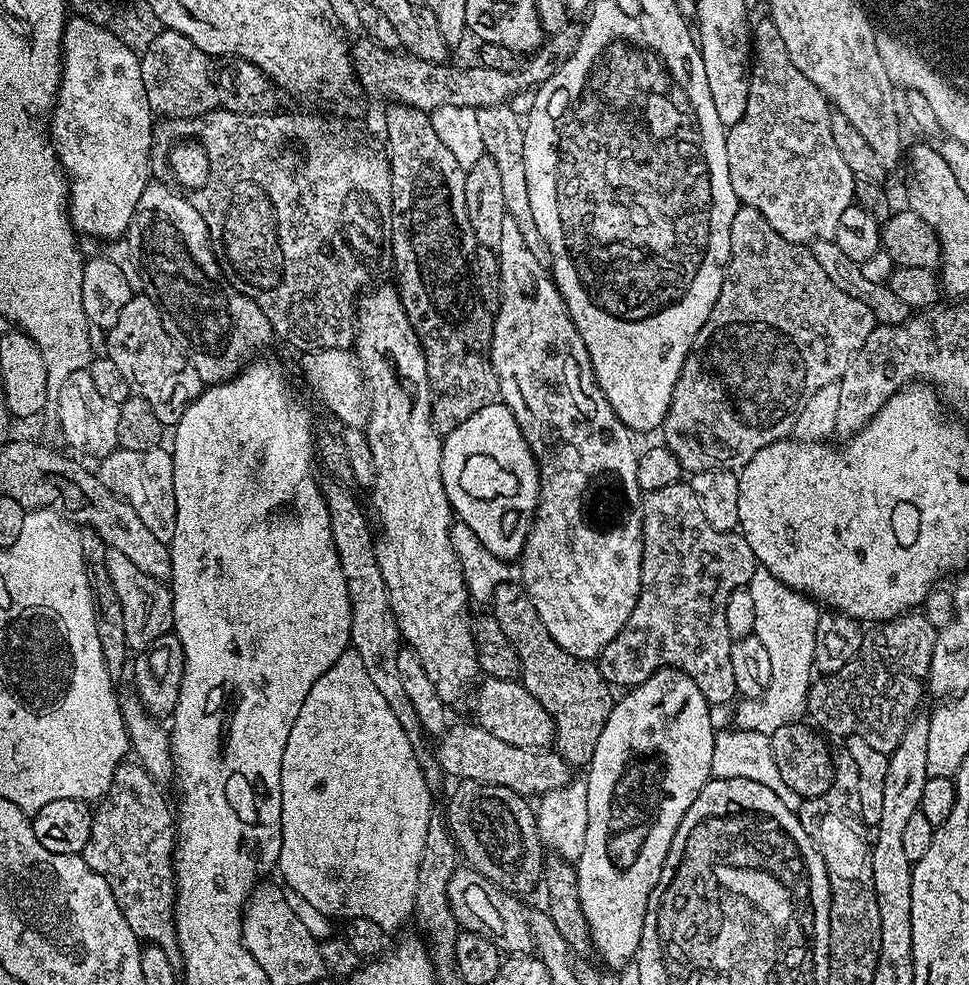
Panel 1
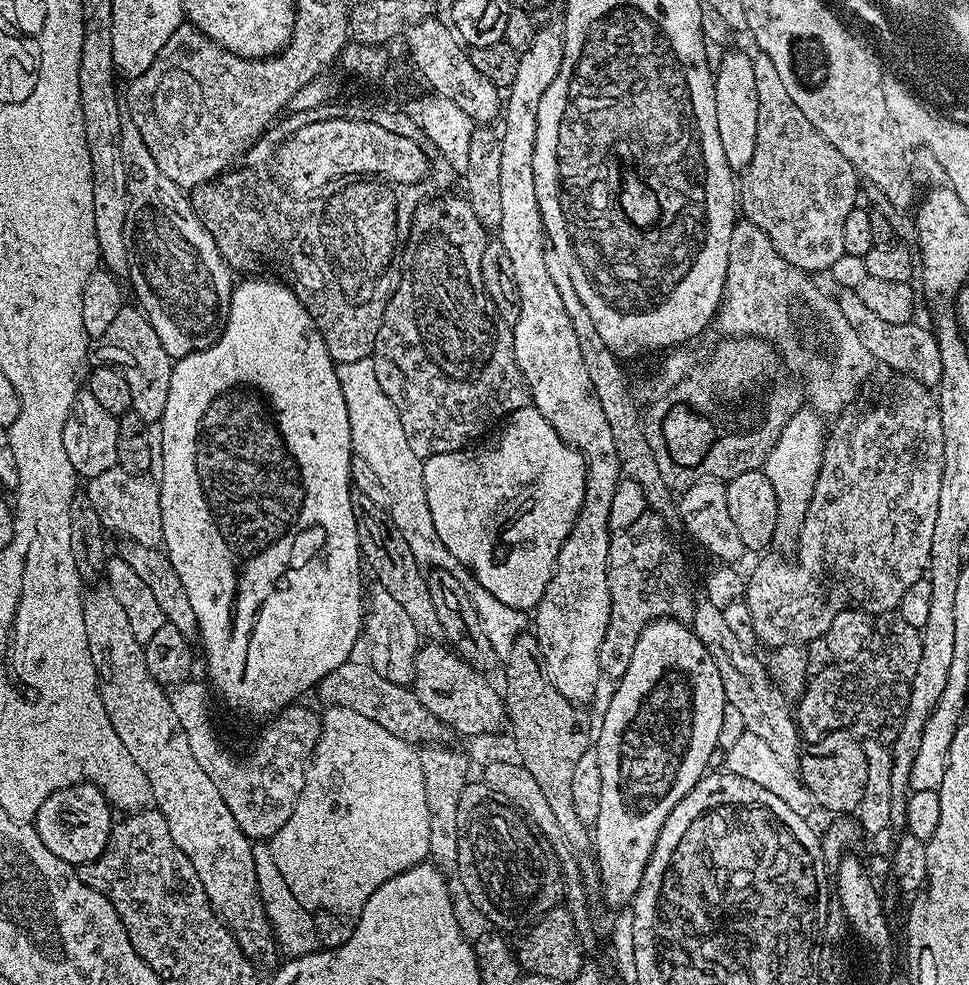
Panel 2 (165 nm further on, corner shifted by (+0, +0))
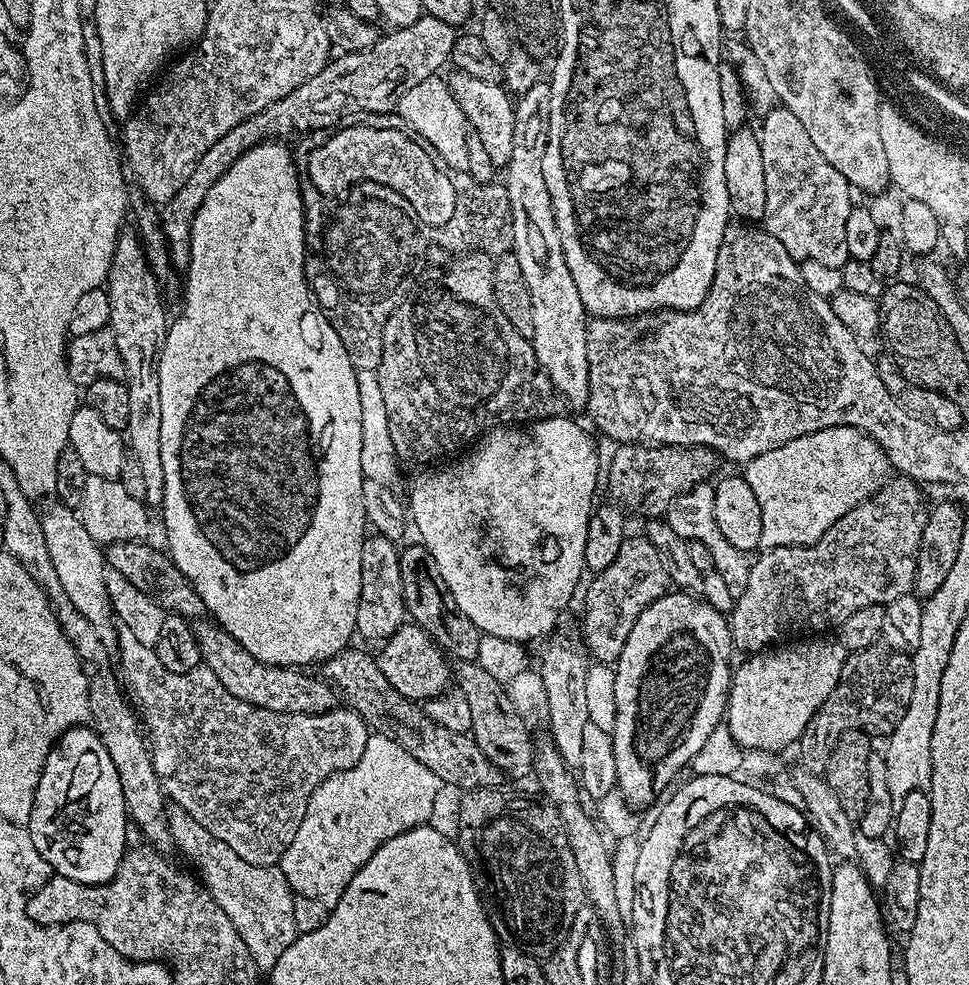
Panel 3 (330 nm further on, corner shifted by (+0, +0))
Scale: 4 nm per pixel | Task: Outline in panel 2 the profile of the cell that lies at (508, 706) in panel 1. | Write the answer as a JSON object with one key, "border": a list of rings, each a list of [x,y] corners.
{"border":[[[424,642],[416,651],[414,678],[410,687],[415,692],[418,702],[422,702],[422,706],[426,706],[426,710],[430,710],[430,714],[434,714],[434,718],[441,720],[453,733],[461,732],[464,736],[480,736],[483,732],[498,731],[500,723],[503,725],[506,720],[501,689],[495,688],[488,679],[485,673],[476,671],[462,657],[457,656],[451,647],[440,642]]]}

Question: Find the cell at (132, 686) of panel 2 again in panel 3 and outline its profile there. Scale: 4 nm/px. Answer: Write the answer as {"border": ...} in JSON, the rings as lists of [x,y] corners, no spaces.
{"border":[[[53,503],[53,508],[43,509],[40,521],[42,534],[46,534],[46,550],[50,550],[50,562],[58,573],[58,582],[74,607],[97,630],[104,630],[108,619],[113,619],[112,604],[106,594],[106,556],[101,545],[90,536],[81,517],[69,505]]]}

